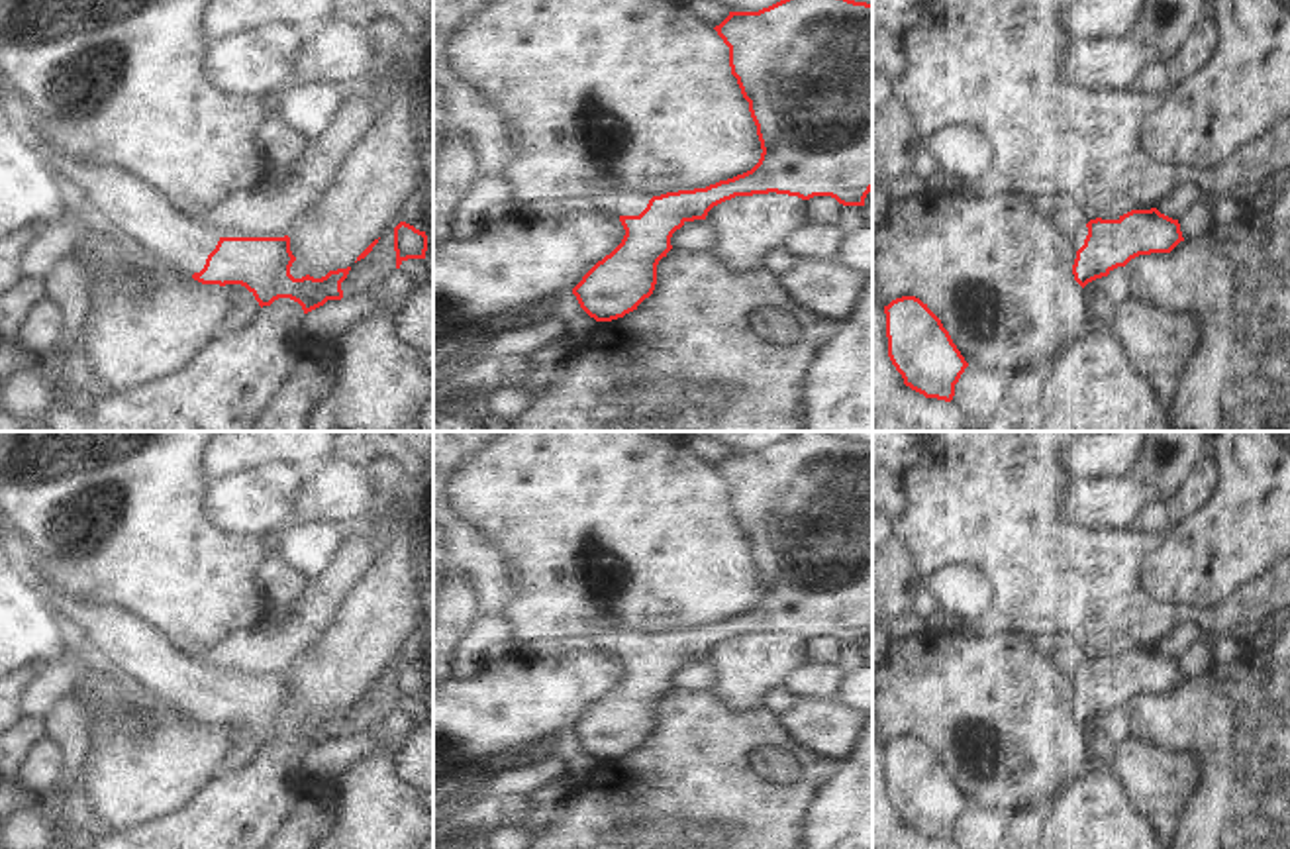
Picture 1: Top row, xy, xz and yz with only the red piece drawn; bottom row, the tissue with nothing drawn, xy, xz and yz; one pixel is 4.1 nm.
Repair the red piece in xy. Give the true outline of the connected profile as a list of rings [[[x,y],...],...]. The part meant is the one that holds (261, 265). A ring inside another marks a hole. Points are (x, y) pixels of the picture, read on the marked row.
[[[35,129],[27,141],[63,182],[67,196],[94,214],[96,225],[112,227],[145,255],[188,273],[202,284],[241,284],[261,308],[290,298],[304,314],[343,298],[341,282],[351,267],[329,271],[322,278],[294,278],[290,267],[296,257],[288,235],[220,237],[124,169],[74,161],[43,141]]]

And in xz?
[[[780,0],[759,12],[729,12],[714,29],[729,47],[731,75],[749,102],[763,149],[761,159],[751,171],[706,188],[667,192],[653,198],[633,190],[584,196],[578,206],[618,216],[625,229],[621,243],[572,288],[580,308],[596,322],[612,322],[637,310],[655,290],[657,265],[672,249],[672,233],[686,222],[706,220],[708,212],[725,200],[776,192],[802,200],[831,196],[843,206],[865,206],[865,198],[872,190],[872,4],[855,0]]]

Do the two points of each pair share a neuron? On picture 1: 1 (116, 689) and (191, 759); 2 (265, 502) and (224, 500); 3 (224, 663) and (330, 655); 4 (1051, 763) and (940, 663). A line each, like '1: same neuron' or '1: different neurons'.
1: same neuron
2: same neuron
3: different neurons
4: same neuron

